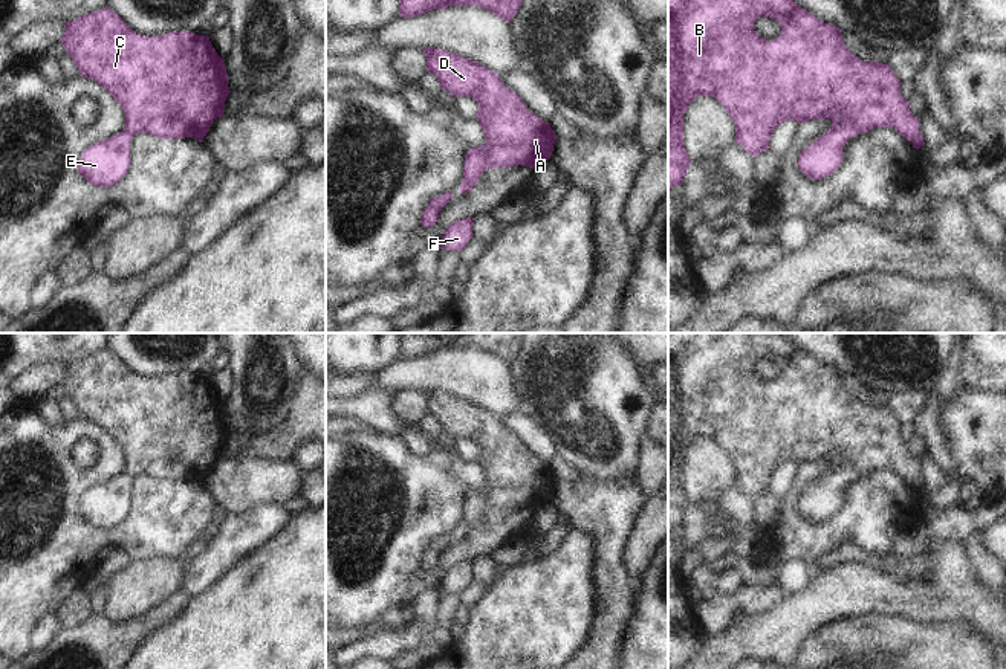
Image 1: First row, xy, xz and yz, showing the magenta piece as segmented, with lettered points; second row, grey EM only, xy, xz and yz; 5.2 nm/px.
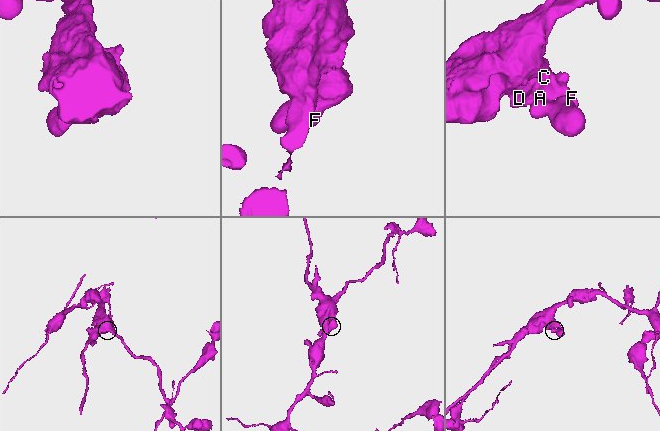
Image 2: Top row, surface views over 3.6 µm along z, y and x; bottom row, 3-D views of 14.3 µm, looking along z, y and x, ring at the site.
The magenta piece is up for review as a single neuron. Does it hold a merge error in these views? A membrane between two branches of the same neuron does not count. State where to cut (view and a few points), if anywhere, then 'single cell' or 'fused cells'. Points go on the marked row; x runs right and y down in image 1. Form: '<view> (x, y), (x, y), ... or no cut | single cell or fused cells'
no cut | single cell

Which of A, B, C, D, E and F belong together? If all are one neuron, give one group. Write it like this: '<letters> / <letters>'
A B C D E F

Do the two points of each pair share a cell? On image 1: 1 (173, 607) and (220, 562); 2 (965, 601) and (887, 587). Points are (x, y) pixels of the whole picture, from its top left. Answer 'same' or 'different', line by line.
1: different
2: same

